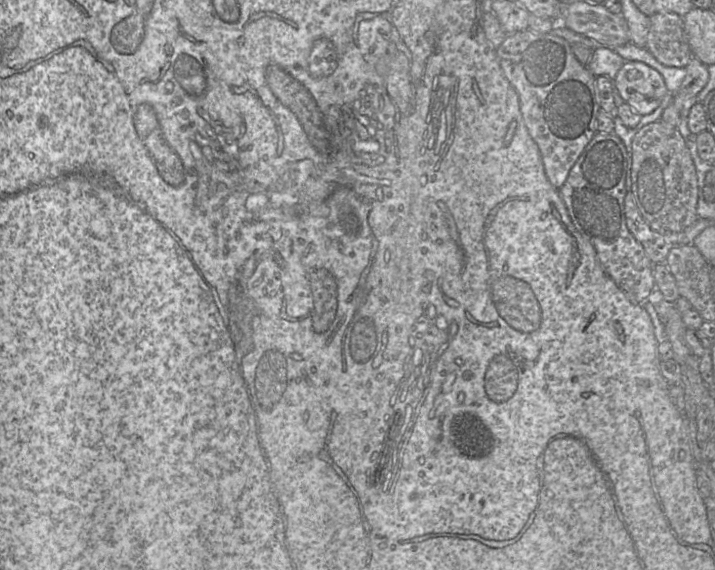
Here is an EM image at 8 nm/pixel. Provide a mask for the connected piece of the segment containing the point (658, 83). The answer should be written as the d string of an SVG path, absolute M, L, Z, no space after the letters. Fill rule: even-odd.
M626 61L613 81L623 101L641 116L654 112L668 93L662 75L639 61Z

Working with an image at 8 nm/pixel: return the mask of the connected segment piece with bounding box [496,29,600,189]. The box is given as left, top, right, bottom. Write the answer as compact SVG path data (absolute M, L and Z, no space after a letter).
M528 29L509 35L496 49L500 67L516 90L524 124L537 144L544 171L550 184L560 189L587 144L597 133L596 122L600 111L596 78L575 57L572 45L551 33L540 34Z

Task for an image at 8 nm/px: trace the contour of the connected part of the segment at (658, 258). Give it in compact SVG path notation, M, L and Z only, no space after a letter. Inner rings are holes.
M658 120L638 129L631 143L631 188L625 198L625 220L631 234L654 264L664 263L671 249L680 246L681 233L698 219L699 185L696 168L687 144L677 127Z

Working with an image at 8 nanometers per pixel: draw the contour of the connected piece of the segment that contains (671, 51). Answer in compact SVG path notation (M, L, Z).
M656 12L649 19L645 49L665 66L685 68L693 54L685 35L682 17L673 12Z

